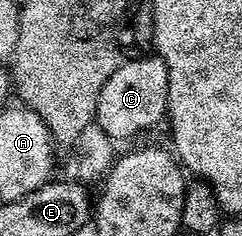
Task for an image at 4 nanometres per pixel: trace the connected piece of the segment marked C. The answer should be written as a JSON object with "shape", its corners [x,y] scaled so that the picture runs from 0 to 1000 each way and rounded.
{"shape":[[[603,225],[587,250],[537,250],[492,263],[479,309],[446,326],[430,377],[413,377],[405,483],[397,513],[430,564],[446,564],[475,597],[537,589],[616,538],[690,500],[694,475],[694,292],[649,229]]]}

